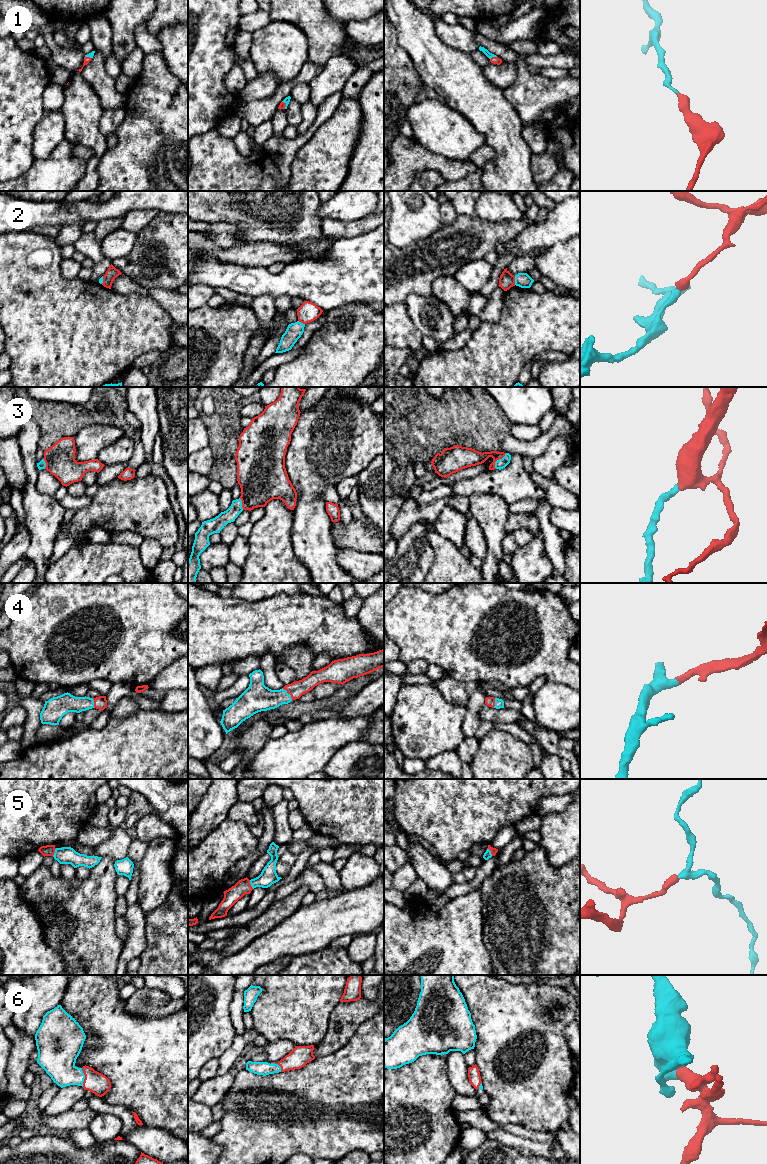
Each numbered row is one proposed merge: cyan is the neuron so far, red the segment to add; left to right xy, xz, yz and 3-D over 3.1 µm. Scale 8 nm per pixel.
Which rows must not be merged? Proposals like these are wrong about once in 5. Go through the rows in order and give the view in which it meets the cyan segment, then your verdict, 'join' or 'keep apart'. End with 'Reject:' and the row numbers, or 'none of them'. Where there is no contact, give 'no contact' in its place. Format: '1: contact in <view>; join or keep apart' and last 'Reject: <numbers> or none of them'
1: contact in yz; join
2: contact in yz; keep apart
3: contact in yz; join
4: contact in xz; join
5: contact in xz; join
6: contact in xy; join
Reject: 2

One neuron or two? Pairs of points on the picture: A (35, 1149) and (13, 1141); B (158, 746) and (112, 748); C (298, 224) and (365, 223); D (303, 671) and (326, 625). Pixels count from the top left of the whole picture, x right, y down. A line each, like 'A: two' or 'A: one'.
A: two
B: one
C: two
D: two

